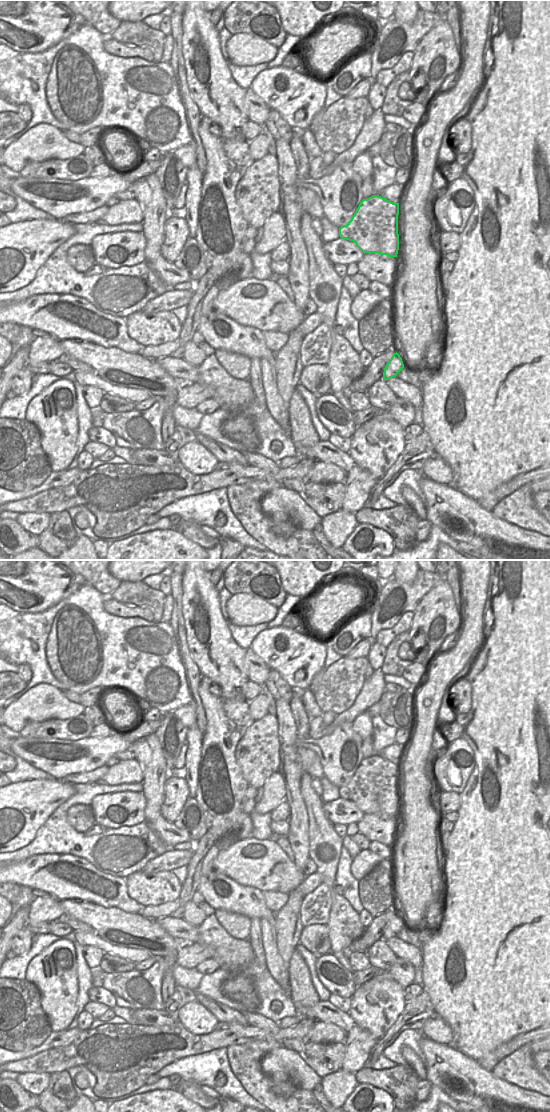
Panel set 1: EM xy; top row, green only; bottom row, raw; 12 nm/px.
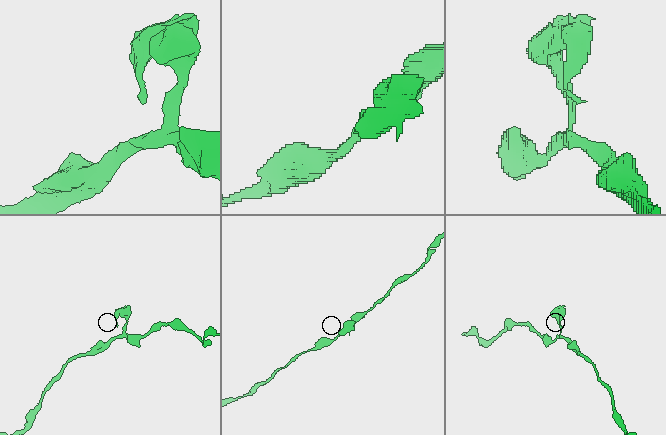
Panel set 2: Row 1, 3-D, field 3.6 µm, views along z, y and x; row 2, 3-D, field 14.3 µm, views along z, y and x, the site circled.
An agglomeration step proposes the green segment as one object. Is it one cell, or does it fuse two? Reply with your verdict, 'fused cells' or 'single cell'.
single cell

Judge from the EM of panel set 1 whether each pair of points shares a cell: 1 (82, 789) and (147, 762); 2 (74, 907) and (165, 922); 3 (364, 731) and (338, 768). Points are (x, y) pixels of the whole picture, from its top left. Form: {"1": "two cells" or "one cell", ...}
{"1": "two cells", "2": "two cells", "3": "two cells"}

